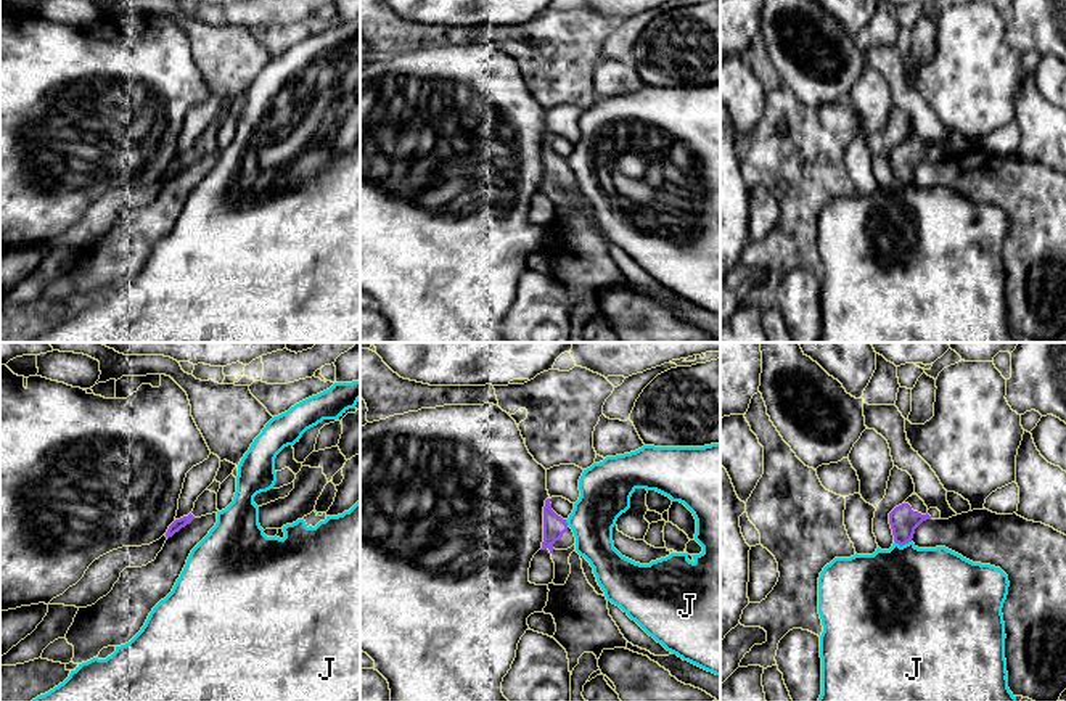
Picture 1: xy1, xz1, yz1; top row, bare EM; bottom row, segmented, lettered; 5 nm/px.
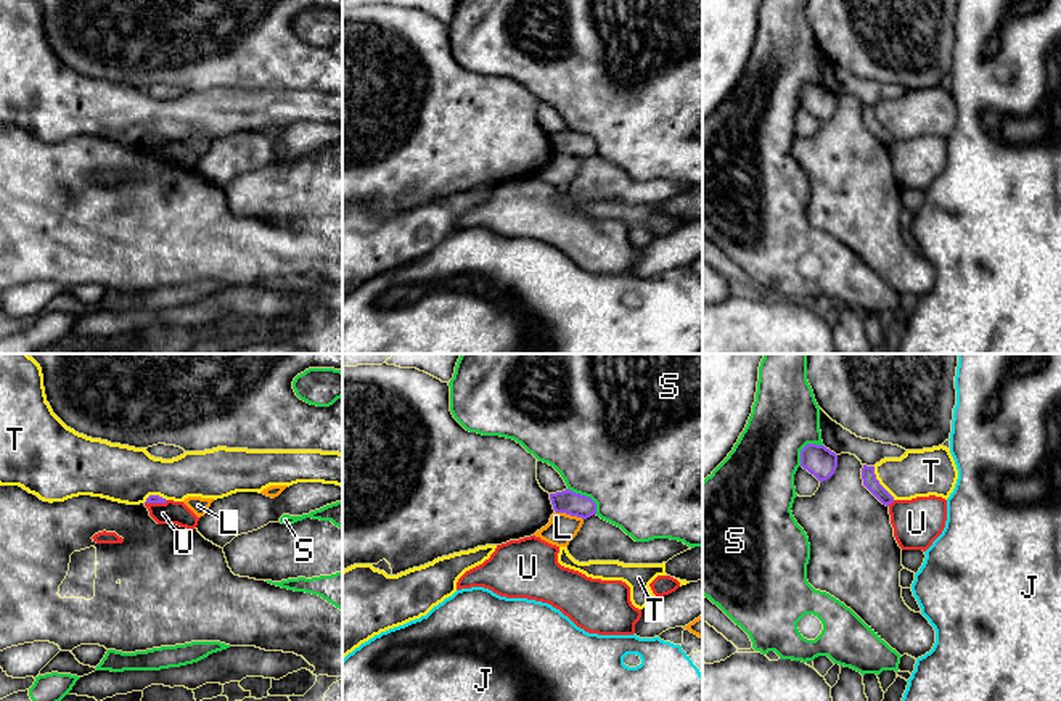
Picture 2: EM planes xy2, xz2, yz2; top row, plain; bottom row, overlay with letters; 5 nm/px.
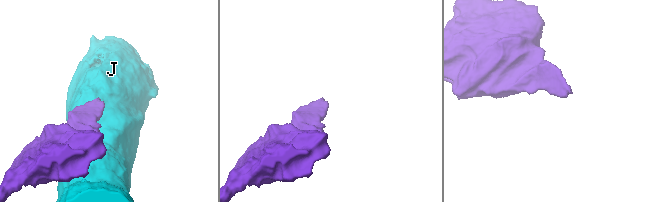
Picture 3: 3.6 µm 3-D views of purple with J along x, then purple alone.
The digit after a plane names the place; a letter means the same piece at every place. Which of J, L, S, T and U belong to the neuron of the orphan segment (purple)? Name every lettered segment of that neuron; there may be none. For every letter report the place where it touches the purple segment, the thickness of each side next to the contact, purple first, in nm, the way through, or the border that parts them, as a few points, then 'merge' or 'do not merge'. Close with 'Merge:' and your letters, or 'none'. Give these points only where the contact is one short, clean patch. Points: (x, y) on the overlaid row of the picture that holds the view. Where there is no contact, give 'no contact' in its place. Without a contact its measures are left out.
J: contact yz1 (902, 544); calibres 140 and 480 nm; do not merge
L: contact xz2 (569, 513); calibres 120 and 150 nm; do not merge
S: contact xz2 (587, 497); calibres 120 and 500 nm; do not merge
T: contact yz2 (878, 483); calibres 70 and 240 nm; do not merge
U: contact yz2 (891, 502); calibres 70 and 240 nm; border yz2 (894, 500), (888, 505); do not merge
Merge: none

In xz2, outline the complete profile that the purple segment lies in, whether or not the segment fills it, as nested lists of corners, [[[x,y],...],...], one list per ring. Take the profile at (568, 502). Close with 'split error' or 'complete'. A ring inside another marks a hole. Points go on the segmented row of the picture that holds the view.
[[[569,489],[550,494],[550,500],[556,513],[566,513],[582,519],[596,514],[596,503],[590,497],[576,494]]]; complete

